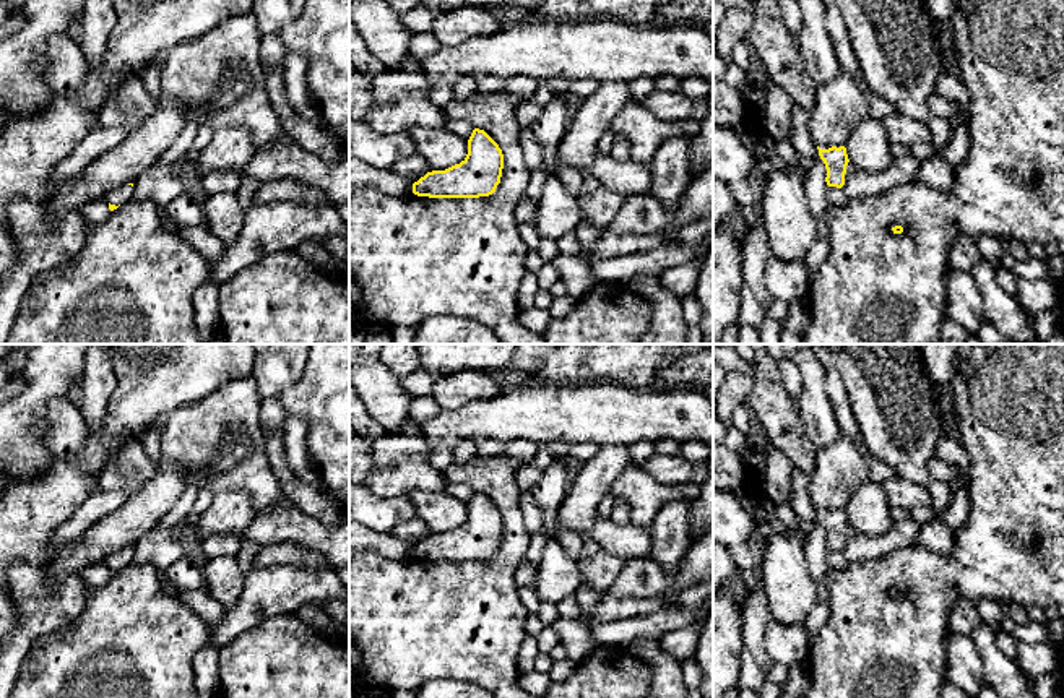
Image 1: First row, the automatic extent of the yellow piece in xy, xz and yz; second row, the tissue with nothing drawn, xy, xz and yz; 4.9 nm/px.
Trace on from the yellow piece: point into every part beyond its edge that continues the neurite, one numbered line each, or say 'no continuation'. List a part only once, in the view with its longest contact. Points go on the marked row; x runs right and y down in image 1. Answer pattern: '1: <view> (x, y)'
1: xy (121, 195)

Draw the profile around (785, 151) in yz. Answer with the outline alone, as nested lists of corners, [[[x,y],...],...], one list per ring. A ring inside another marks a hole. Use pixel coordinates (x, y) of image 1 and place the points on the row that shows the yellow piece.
[[[765,141],[765,151],[788,166],[796,166],[799,154],[791,141]]]

